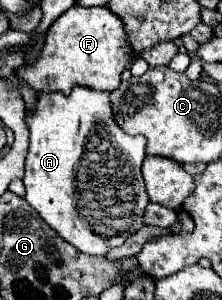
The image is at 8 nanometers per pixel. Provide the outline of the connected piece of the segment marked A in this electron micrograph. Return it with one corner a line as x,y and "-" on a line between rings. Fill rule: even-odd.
75,87
69,97
63,93
37,95
37,111
27,115
31,145
25,161
25,201
45,219
67,243
87,255
105,255
143,227
143,211
149,203
141,175
145,139
127,135
115,121
109,93

